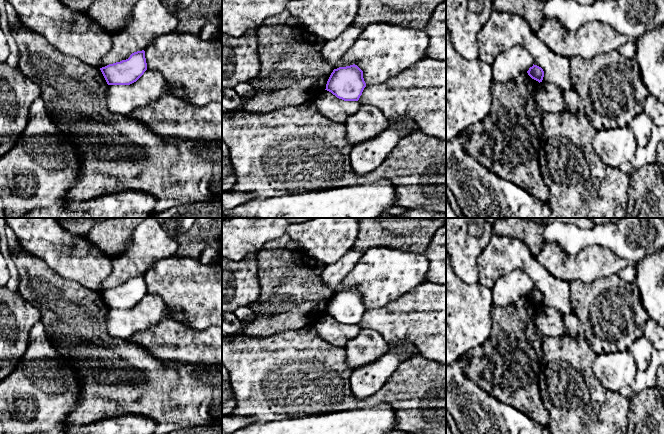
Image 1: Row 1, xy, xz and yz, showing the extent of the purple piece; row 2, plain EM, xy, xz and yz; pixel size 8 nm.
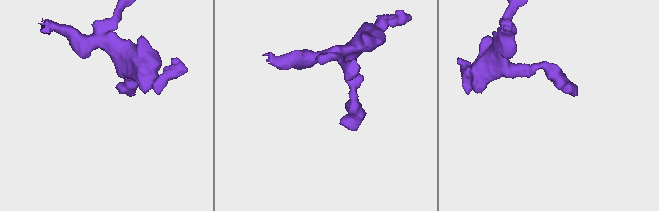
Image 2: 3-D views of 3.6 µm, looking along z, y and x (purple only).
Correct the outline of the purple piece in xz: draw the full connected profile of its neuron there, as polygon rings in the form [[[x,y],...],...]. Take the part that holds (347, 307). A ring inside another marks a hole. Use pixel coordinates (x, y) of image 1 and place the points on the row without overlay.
[[[353,288],[334,293],[325,314],[344,325],[358,325],[365,311],[363,295]]]

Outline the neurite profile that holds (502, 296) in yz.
[[[522,269],[498,278],[492,290],[493,307],[508,307],[527,296],[534,288],[530,277]]]

